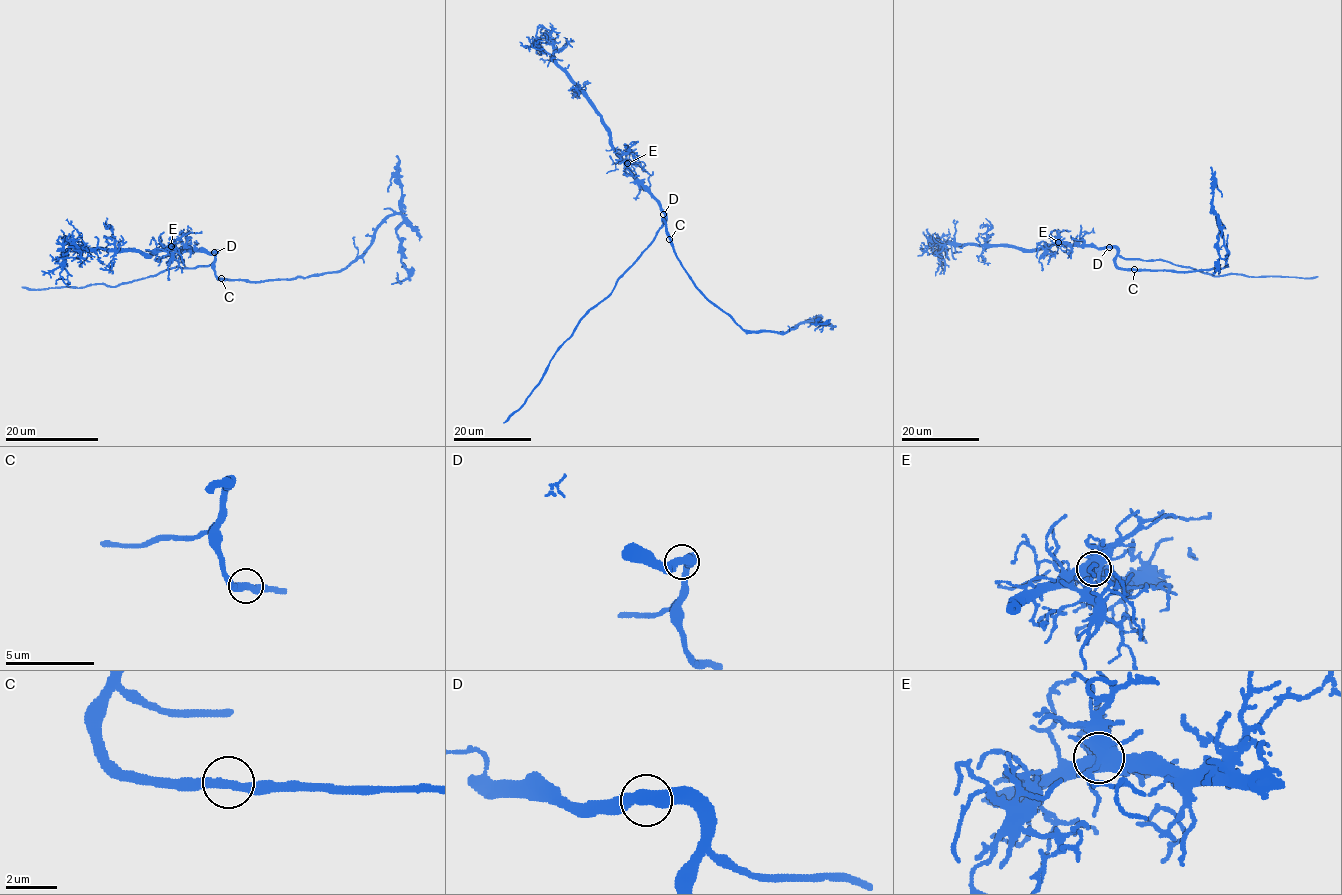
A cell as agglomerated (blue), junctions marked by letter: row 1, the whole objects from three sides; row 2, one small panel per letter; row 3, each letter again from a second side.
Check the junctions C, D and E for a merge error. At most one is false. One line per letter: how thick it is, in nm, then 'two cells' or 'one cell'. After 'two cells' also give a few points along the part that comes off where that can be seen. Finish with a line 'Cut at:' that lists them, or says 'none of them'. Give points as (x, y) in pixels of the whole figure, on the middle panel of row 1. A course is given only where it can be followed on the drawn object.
C: 360 nm thick; one cell
D: 550 nm thick; one cell
E: 550 nm thick; one cell
Cut at: none of them

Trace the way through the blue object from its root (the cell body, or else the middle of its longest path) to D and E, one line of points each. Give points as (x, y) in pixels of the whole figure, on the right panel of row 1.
D: (1134, 270), (1119, 268), (1115, 262), (1117, 250), (1108, 247)
E: (1134, 270), (1116, 265), (1115, 248), (1078, 247), (1058, 242)

